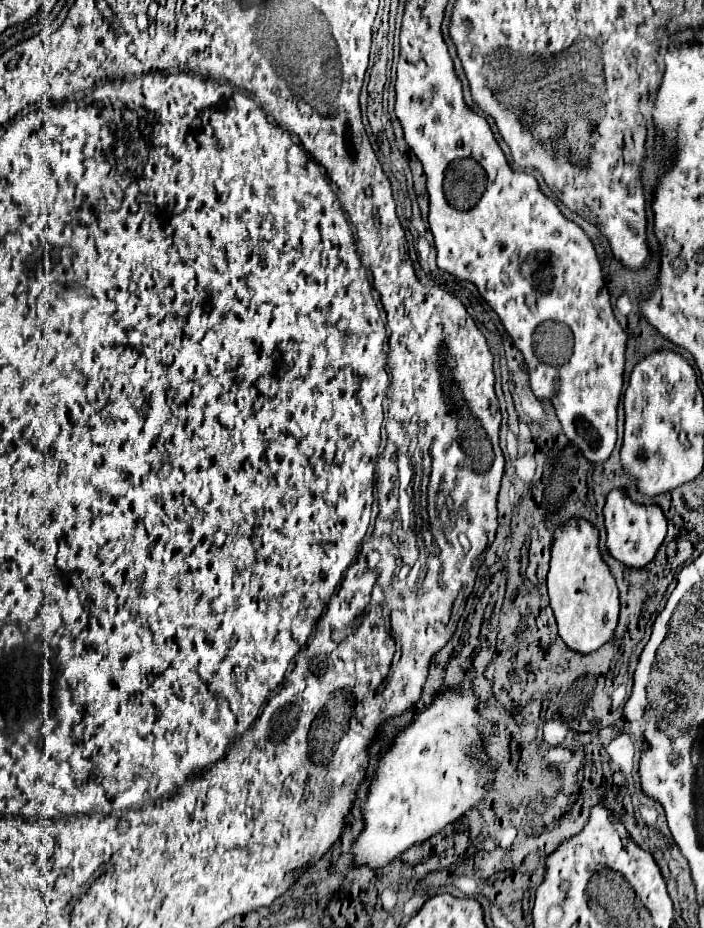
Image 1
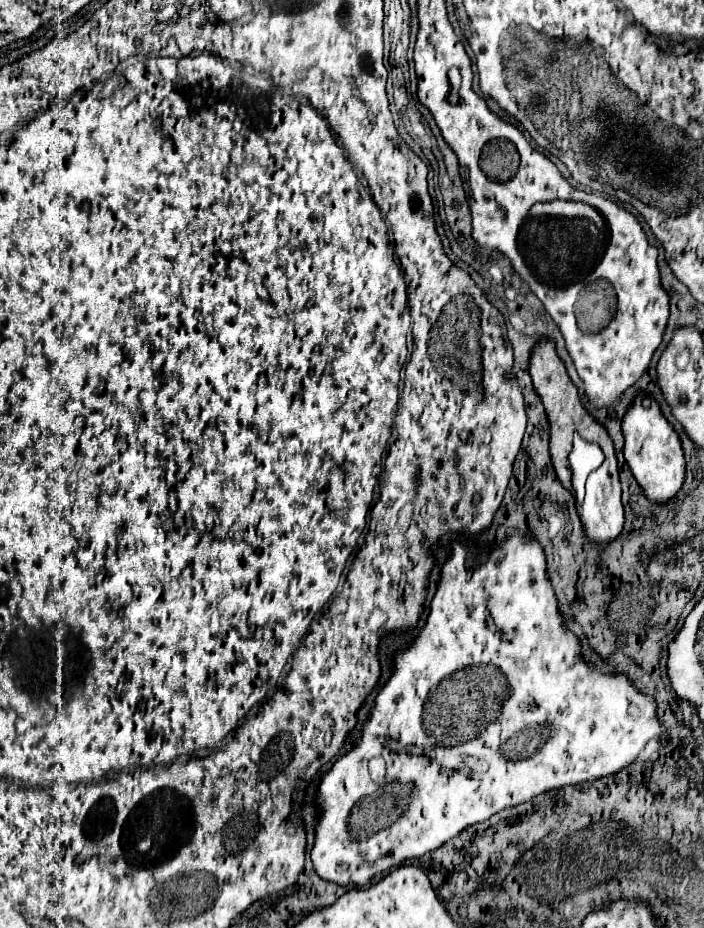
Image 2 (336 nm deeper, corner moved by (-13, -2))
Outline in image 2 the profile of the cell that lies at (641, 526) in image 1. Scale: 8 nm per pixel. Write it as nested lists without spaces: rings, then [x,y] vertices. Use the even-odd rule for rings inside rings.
[[[636,396],[634,402],[630,404],[624,420],[622,420],[622,432],[624,432],[624,456],[626,462],[636,476],[638,484],[642,486],[644,494],[652,502],[666,502],[668,498],[676,496],[684,482],[684,452],[682,452],[682,442],[674,426],[664,418],[660,404],[652,400],[650,406],[644,406],[642,400]]]

